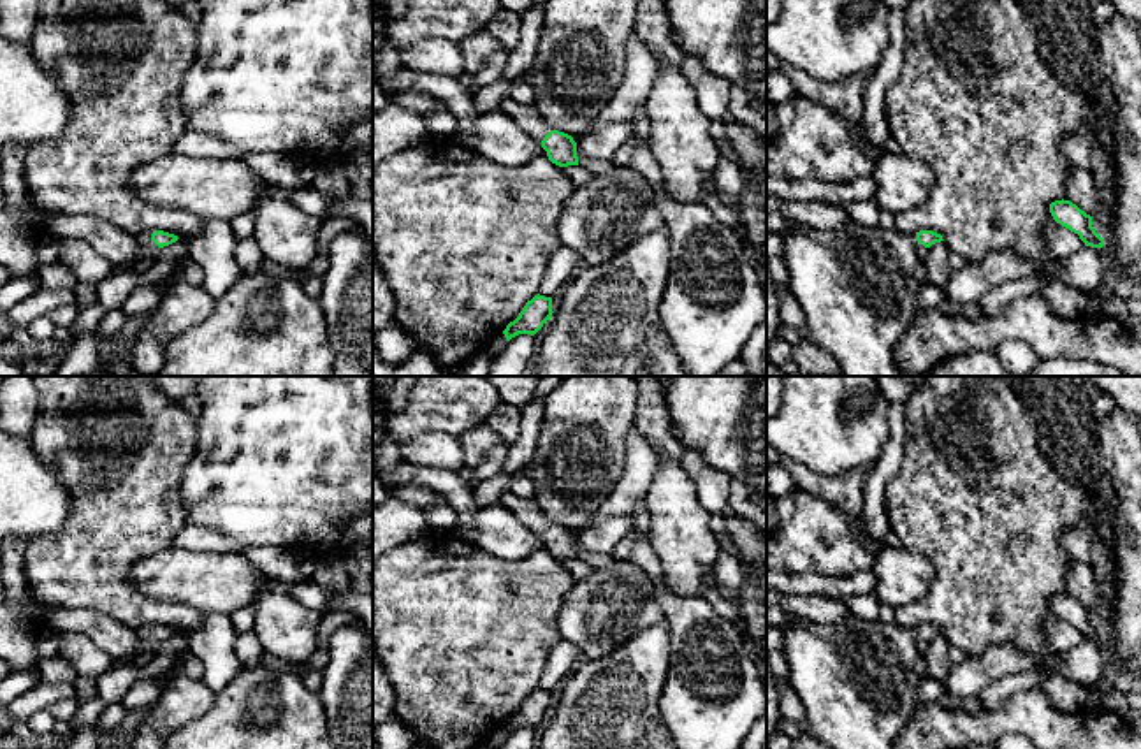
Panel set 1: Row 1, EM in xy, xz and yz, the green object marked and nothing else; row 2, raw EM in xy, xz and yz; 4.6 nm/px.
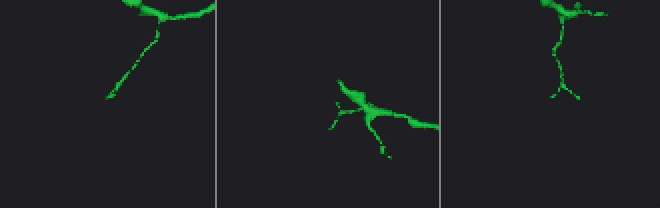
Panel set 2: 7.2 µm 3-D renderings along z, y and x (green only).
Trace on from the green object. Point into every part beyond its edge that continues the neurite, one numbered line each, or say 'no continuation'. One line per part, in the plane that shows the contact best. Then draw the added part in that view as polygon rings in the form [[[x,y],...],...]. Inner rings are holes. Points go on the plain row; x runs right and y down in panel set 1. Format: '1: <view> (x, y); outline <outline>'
1: xy (146, 639); outline [[[151,624],[135,629],[137,638],[139,638],[139,651],[148,654],[149,647],[153,642],[158,642],[153,635],[151,635]]]

